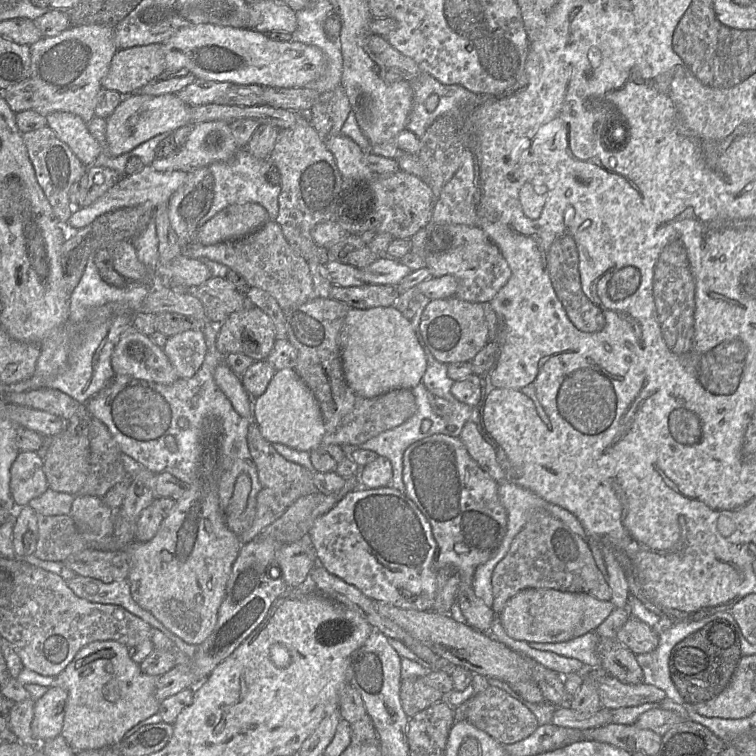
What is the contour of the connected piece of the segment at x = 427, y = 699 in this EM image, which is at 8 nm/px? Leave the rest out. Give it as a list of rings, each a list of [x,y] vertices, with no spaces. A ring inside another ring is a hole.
[[[421,677],[402,679],[400,698],[408,717],[412,717],[427,707],[445,701],[448,694],[425,684]]]

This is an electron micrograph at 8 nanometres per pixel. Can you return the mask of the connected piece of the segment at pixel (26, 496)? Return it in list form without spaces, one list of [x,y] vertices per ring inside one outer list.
[[[22,451],[11,466],[10,487],[16,510],[49,488],[44,472],[44,460],[38,451]]]

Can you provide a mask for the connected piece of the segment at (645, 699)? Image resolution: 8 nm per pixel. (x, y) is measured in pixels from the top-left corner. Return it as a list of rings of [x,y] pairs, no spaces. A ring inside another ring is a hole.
[[[608,675],[598,681],[598,694],[600,707],[608,709],[660,703],[667,698],[665,691],[651,684],[622,683]]]

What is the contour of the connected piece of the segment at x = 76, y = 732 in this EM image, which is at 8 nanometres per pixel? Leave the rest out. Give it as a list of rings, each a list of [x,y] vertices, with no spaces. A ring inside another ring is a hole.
[[[94,641],[87,644],[54,680],[54,685],[68,692],[61,735],[75,751],[118,749],[132,727],[159,711],[160,702],[156,698],[159,677],[143,673],[140,664],[129,656],[129,648],[118,641]]]

